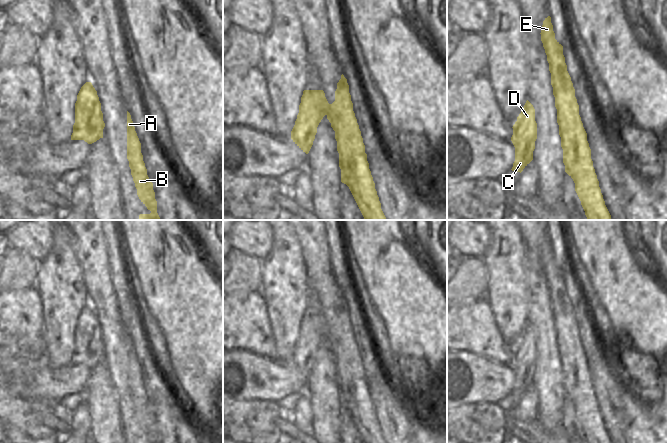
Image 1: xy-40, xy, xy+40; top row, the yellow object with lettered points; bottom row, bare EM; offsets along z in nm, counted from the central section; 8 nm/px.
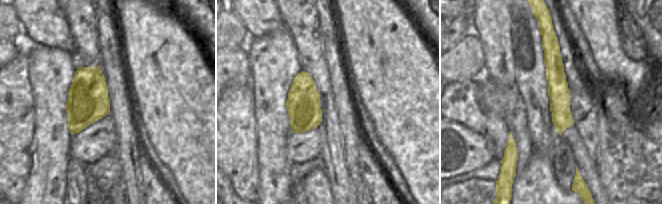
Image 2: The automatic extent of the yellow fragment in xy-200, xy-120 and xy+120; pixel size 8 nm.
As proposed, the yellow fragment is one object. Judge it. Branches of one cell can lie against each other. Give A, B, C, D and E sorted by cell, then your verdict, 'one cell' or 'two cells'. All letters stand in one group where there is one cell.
A B E / C D | two cells

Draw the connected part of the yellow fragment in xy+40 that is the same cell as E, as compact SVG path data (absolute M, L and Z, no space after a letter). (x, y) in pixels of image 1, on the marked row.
M550 16L543 21L540 34L551 73L565 172L575 183L575 191L587 219L612 220L593 167L591 149L579 115L575 89L567 71L563 46L555 39Z

